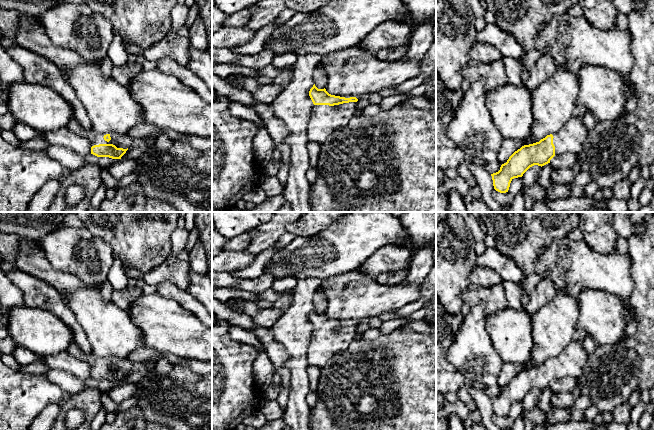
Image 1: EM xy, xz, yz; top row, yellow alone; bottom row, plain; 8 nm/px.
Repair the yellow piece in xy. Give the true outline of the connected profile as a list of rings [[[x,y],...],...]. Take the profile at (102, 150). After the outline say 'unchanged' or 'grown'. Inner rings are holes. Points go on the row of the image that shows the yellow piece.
[[[75,118],[69,122],[67,128],[86,137],[90,142],[91,154],[97,157],[121,159],[133,140],[128,135],[105,134],[96,132],[92,128],[83,128]]]; grown

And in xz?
[[[315,84],[309,91],[313,102],[307,127],[307,138],[322,144],[334,131],[345,126],[355,116],[358,99],[329,94],[326,89],[318,89]]]; grown

